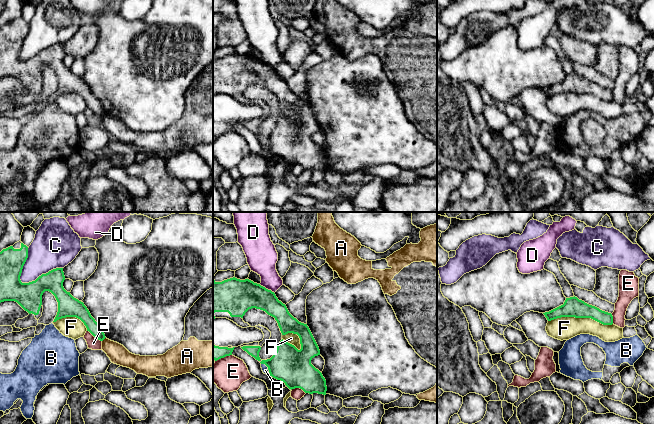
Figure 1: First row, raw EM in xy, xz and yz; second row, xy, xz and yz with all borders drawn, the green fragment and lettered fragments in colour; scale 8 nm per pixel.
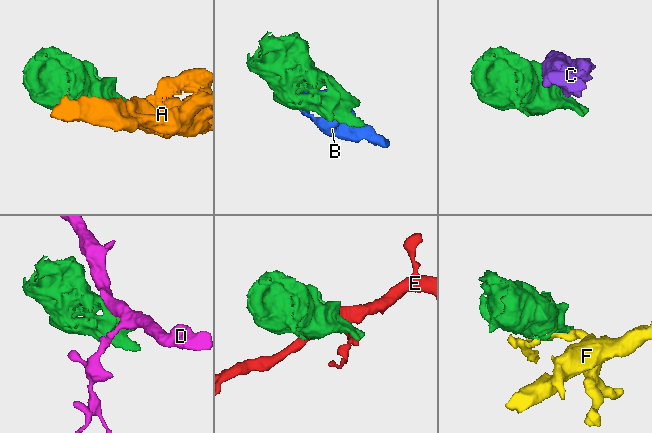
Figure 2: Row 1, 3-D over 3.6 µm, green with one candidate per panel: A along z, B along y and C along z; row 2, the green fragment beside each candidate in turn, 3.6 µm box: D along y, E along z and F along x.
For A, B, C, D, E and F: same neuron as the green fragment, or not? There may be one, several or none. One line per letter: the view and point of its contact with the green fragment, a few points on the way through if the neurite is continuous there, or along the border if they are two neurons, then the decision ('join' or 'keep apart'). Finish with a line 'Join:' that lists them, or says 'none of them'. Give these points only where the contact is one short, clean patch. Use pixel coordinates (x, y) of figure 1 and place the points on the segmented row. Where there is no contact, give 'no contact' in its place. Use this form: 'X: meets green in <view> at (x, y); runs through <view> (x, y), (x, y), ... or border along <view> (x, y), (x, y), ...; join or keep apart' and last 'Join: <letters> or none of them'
A: meets green in xy at (104, 338); border along xy (105, 337), (102, 341); keep apart
B: meets green in xz at (268, 368); keep apart
C: meets green in xy at (41, 275); keep apart
D: meets green in xz at (267, 289); keep apart
E: meets green in xy at (94, 336); keep apart
F: meets green in yz at (580, 317); keep apart
Join: none of them

